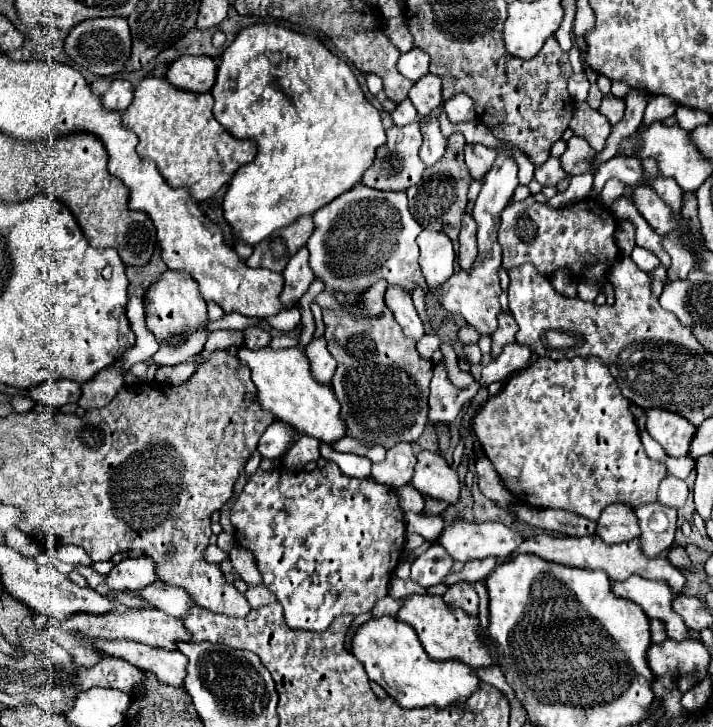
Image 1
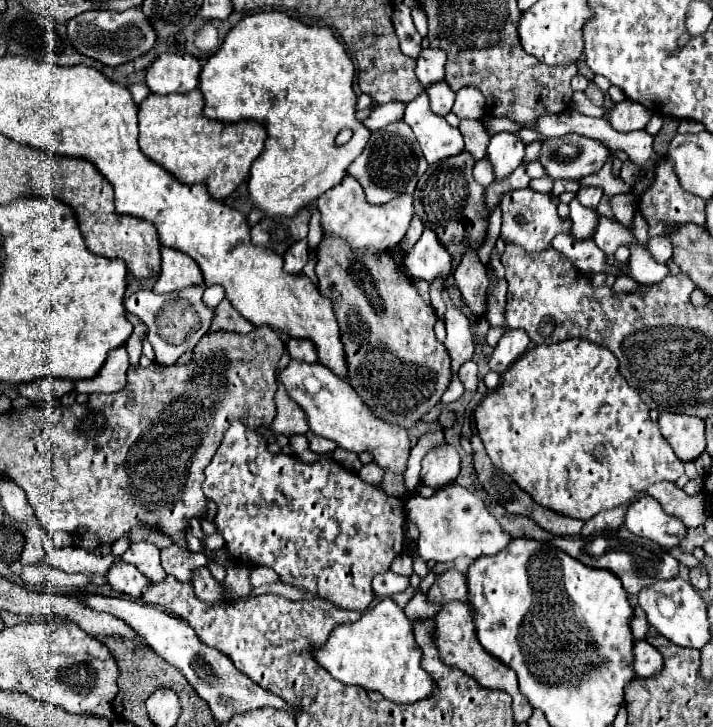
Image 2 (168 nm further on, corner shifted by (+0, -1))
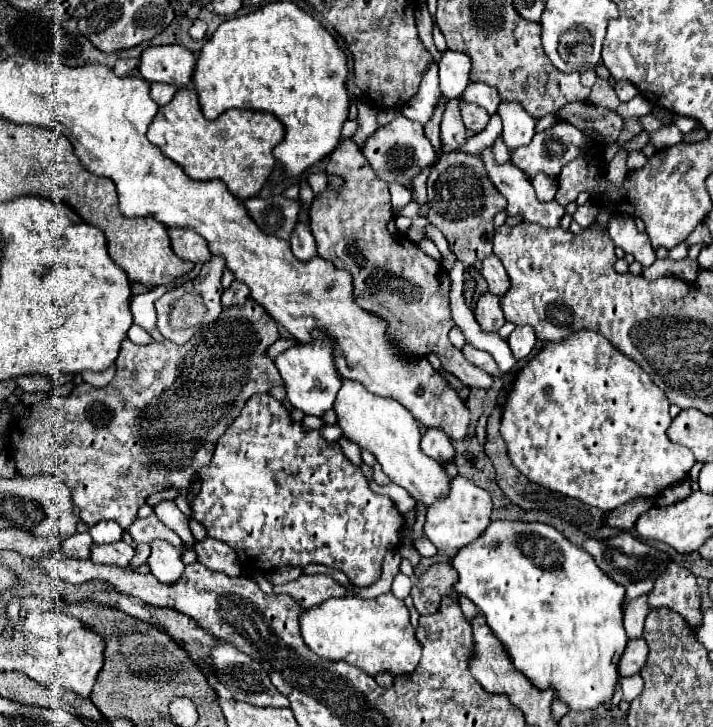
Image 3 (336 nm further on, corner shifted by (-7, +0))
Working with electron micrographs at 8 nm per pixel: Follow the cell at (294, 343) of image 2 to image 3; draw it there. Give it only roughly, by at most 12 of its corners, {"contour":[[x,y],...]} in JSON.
{"contour":[[276,340],[266,352],[276,358],[280,352],[296,344],[296,340]]}

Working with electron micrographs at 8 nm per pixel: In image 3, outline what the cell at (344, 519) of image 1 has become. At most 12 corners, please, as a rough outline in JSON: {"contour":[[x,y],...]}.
{"contour":[[268,392],[190,510],[238,562],[380,578],[404,516]]}

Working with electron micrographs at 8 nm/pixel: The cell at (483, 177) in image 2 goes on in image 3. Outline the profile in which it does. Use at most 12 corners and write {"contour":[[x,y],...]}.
{"contour":[[501,136],[494,142],[496,162],[510,162],[510,150]]}

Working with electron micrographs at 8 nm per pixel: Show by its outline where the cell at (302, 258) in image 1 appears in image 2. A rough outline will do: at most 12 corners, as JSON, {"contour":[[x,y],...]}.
{"contour":[[297,241],[283,255],[285,271],[303,275],[309,261],[307,241]]}

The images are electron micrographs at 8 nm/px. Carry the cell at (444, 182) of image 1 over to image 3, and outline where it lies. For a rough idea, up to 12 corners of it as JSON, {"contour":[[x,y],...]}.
{"contour":[[442,154],[430,222],[472,266],[492,254],[506,198],[480,156]]}

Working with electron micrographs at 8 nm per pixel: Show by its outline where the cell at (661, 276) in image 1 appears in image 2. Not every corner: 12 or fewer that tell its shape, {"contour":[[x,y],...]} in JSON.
{"contour":[[631,247],[627,275],[641,285],[661,283],[667,265]]}

